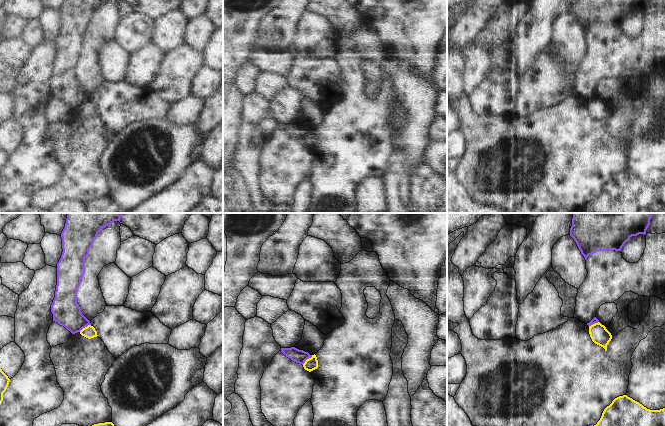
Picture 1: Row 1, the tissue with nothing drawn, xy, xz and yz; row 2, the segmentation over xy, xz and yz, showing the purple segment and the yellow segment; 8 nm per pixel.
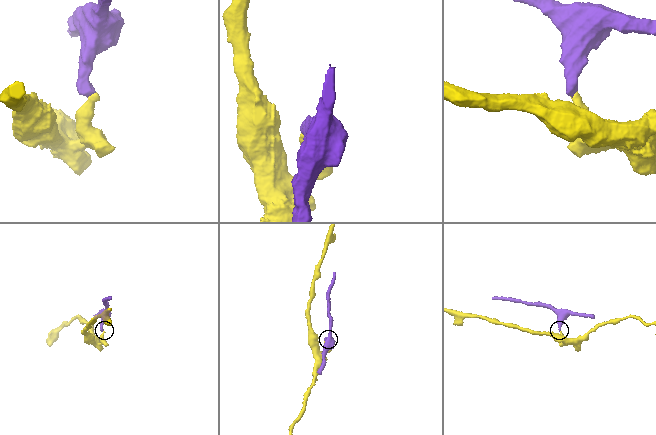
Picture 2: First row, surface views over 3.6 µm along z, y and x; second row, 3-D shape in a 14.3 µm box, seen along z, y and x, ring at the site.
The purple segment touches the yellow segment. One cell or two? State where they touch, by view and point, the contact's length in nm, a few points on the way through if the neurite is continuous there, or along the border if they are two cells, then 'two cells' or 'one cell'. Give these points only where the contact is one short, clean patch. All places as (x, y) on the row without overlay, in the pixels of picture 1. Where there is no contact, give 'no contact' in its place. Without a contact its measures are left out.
meets purple in xz at (307, 134); contact 120 nm long; border along xz (312, 131), (302, 140); two cells

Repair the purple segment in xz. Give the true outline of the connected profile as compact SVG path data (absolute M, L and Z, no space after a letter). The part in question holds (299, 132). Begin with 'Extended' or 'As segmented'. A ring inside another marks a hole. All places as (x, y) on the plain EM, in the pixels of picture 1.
As segmented. M295 123L291 124L281 124L281 128L288 134L290 134L292 137L304 140L305 137L312 133L308 128L305 128L303 126L299 126Z

